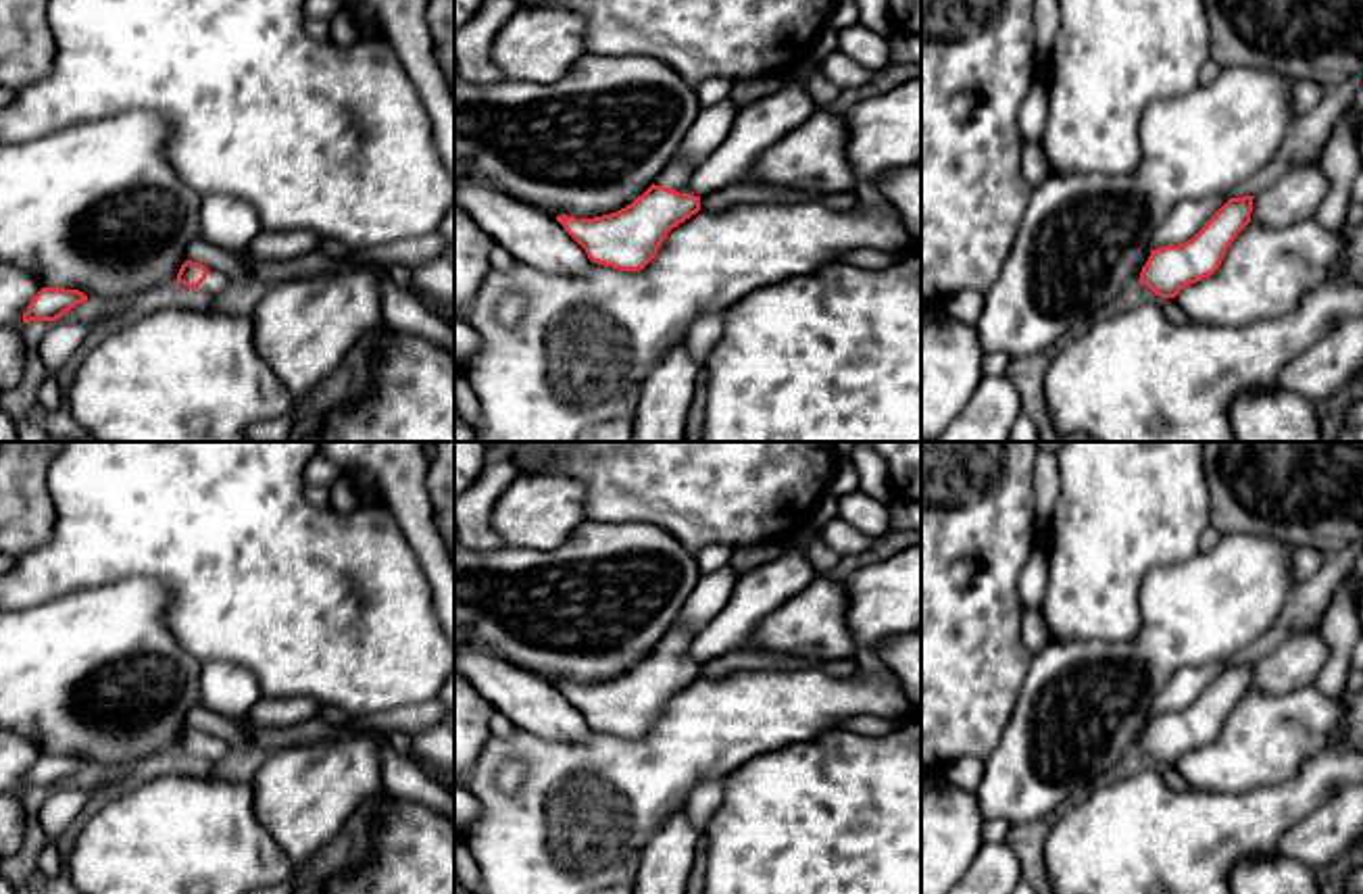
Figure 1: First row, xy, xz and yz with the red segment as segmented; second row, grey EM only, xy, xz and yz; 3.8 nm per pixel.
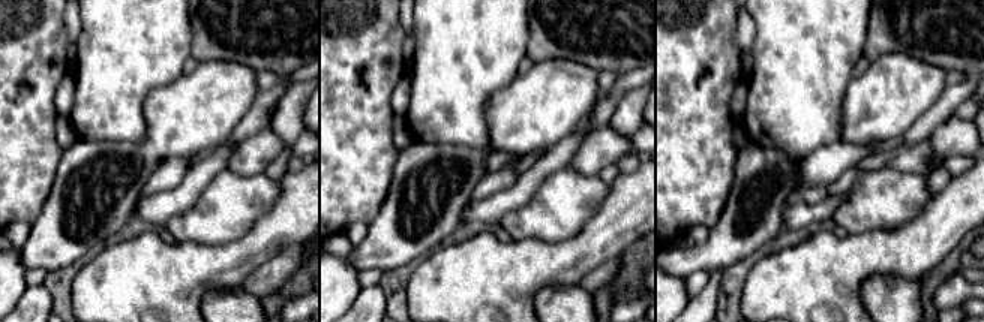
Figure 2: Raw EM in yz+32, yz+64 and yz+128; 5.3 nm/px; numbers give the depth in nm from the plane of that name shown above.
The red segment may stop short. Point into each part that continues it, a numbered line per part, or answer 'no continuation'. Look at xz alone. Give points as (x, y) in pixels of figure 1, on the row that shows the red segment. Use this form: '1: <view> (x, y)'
1: xz (676, 176)

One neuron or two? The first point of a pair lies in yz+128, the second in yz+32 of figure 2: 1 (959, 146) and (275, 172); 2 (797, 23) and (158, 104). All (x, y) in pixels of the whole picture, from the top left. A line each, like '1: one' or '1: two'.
1: two
2: two

